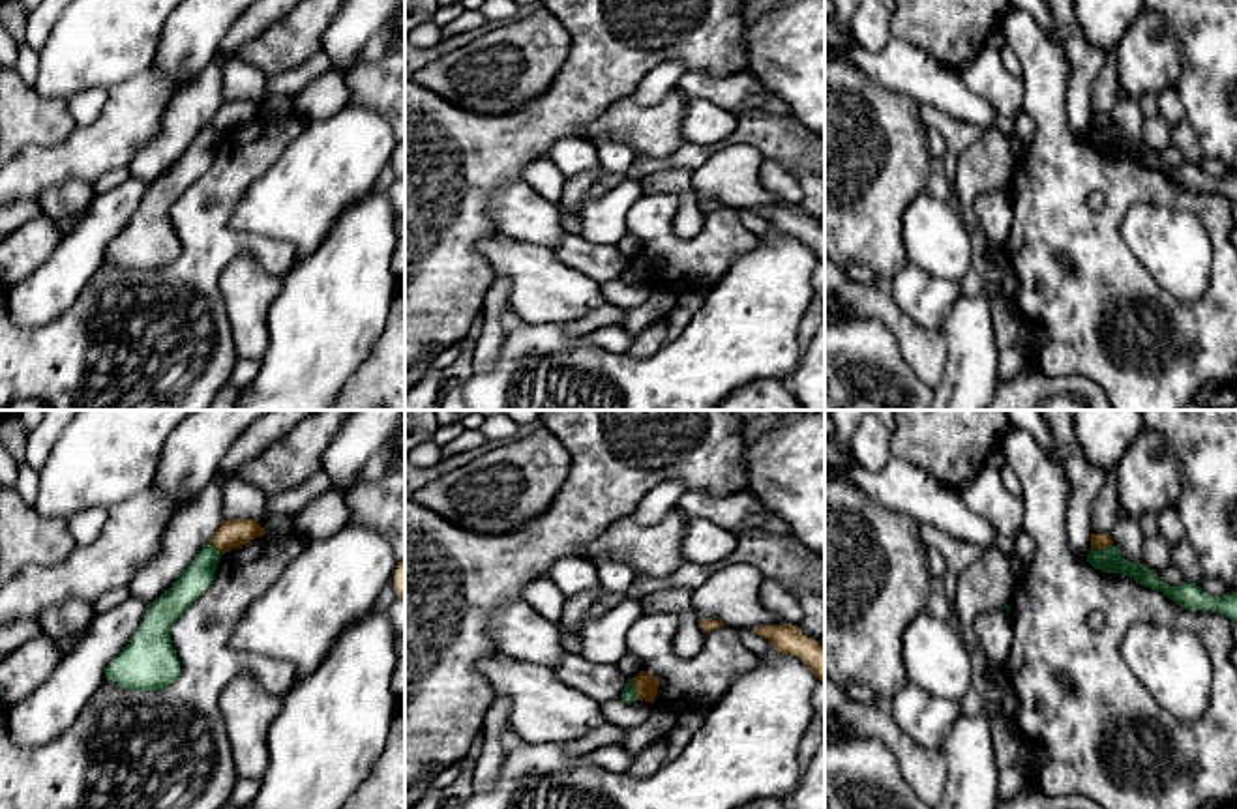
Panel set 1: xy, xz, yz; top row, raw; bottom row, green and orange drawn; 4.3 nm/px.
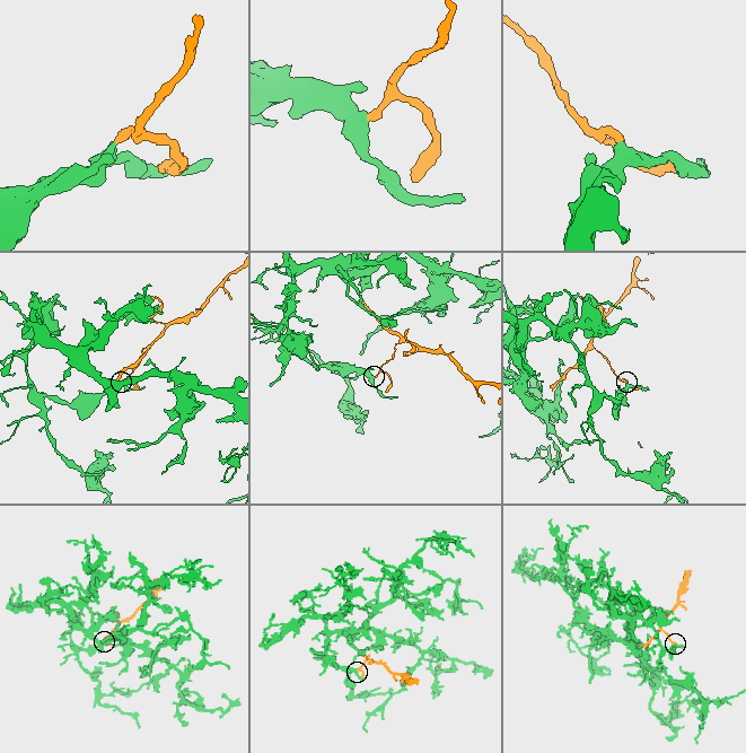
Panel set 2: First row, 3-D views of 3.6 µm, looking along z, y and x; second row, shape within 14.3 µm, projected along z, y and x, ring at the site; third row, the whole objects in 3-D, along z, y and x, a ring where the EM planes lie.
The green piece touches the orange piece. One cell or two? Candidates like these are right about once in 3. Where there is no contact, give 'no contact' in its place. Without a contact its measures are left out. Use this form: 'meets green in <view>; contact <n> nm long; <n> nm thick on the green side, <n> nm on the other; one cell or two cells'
meets green in xz; contact 100 nm long; 60 nm thick on the green side, 110 nm on the other; two cells

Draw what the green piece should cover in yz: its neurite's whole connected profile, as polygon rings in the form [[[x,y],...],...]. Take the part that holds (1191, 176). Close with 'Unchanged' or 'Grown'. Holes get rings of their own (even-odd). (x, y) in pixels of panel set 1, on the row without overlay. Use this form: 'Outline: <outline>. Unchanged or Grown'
Outline: [[[1115,125],[1100,131],[1091,129],[1087,142],[1104,154],[1123,154],[1132,157],[1136,163],[1162,172],[1166,178],[1188,191],[1211,191],[1230,199],[1231,202],[1237,202],[1237,172],[1216,178],[1209,176],[1194,163],[1170,167],[1158,157],[1156,152],[1149,150],[1147,146],[1126,142]]]. Unchanged

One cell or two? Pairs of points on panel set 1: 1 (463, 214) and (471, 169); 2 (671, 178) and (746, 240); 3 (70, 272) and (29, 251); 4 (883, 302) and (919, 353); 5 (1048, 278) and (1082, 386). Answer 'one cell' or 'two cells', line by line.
1: one cell
2: two cells
3: two cells
4: one cell
5: two cells

